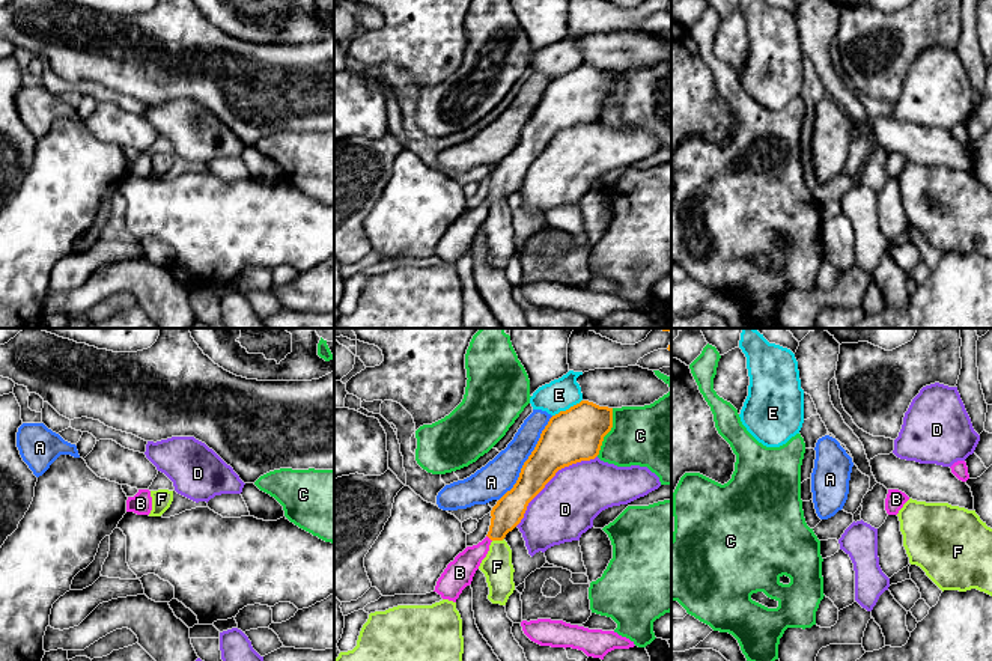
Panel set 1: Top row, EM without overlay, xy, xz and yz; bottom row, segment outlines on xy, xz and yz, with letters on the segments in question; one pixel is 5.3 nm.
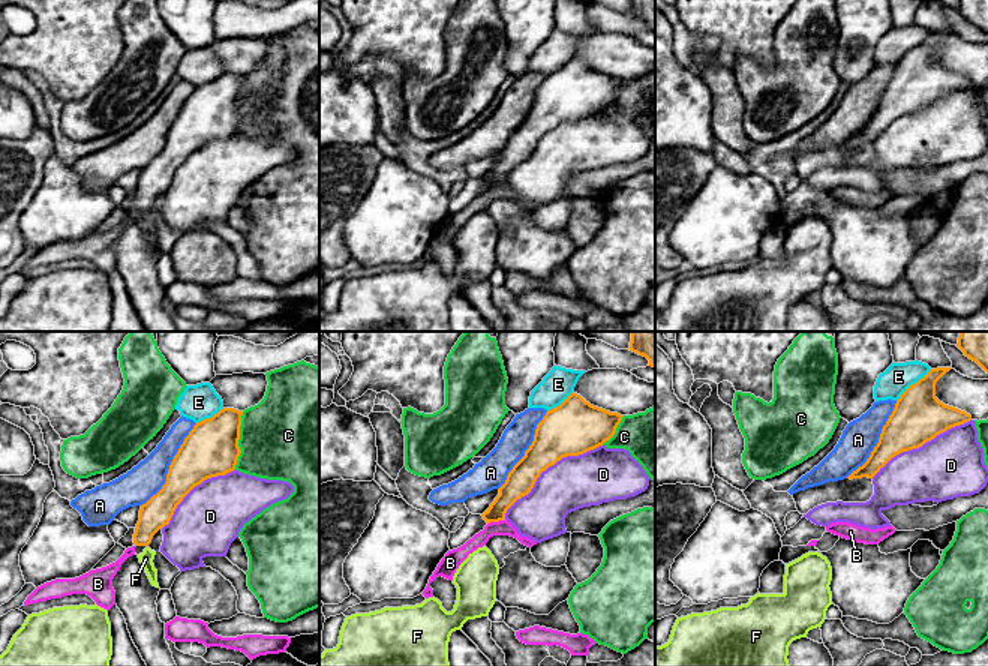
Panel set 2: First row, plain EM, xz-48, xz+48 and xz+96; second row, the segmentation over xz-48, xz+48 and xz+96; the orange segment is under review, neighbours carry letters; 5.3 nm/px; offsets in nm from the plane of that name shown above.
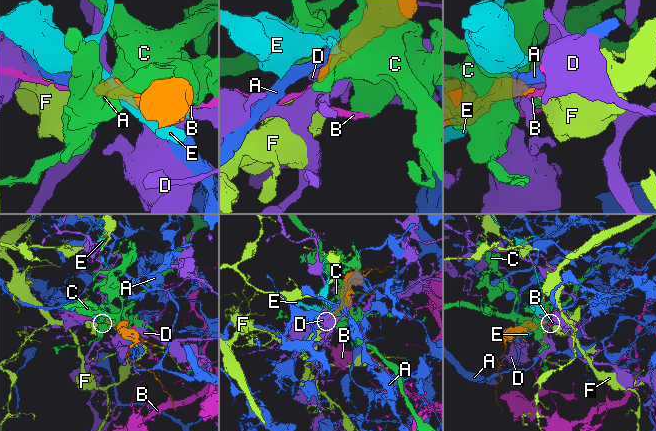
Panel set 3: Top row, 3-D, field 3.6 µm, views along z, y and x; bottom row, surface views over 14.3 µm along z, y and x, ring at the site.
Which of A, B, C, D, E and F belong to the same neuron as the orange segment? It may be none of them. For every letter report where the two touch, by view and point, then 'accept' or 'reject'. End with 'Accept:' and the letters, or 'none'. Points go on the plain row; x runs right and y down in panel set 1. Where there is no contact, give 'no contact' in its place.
A: xz (529, 121) | reject
B: xz (488, 199) | reject
C: xz (608, 94) | reject
D: xz (551, 140) | reject
E: xz (566, 73) | reject
F: xz (497, 202) | accept
Accept: F

